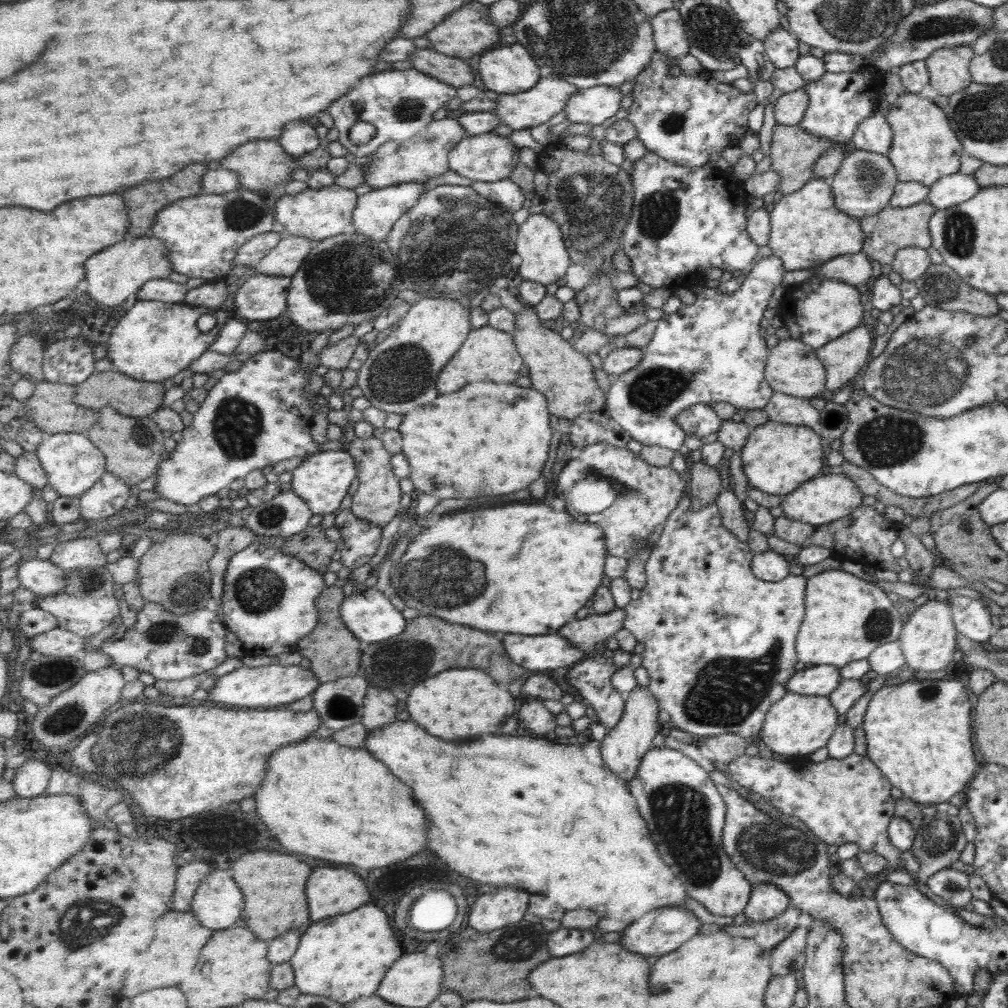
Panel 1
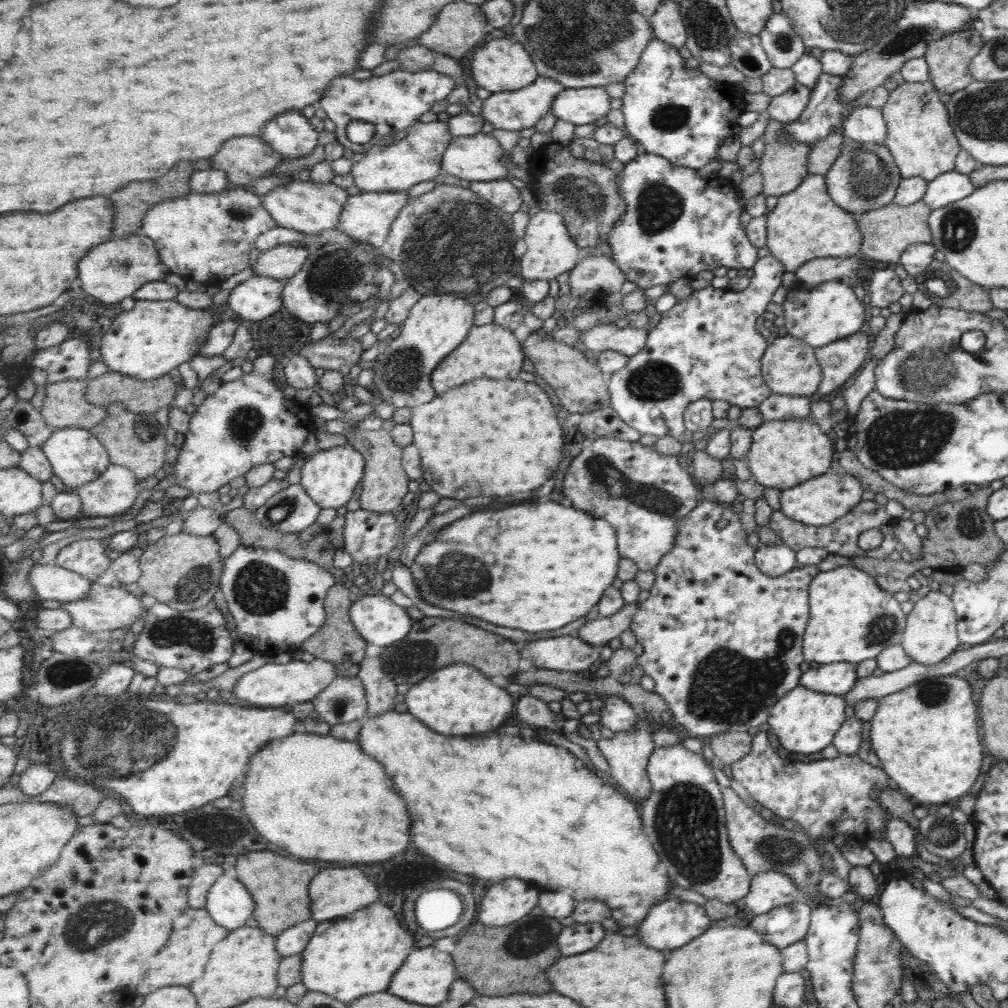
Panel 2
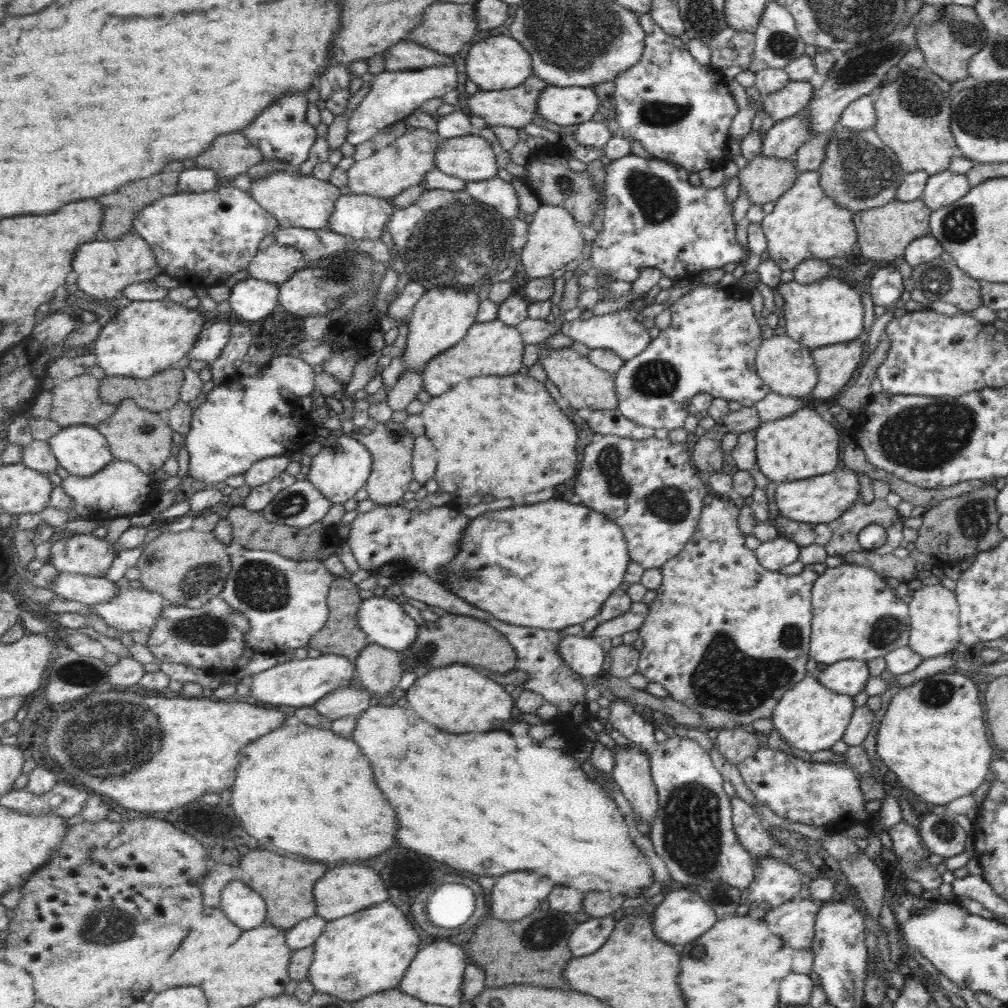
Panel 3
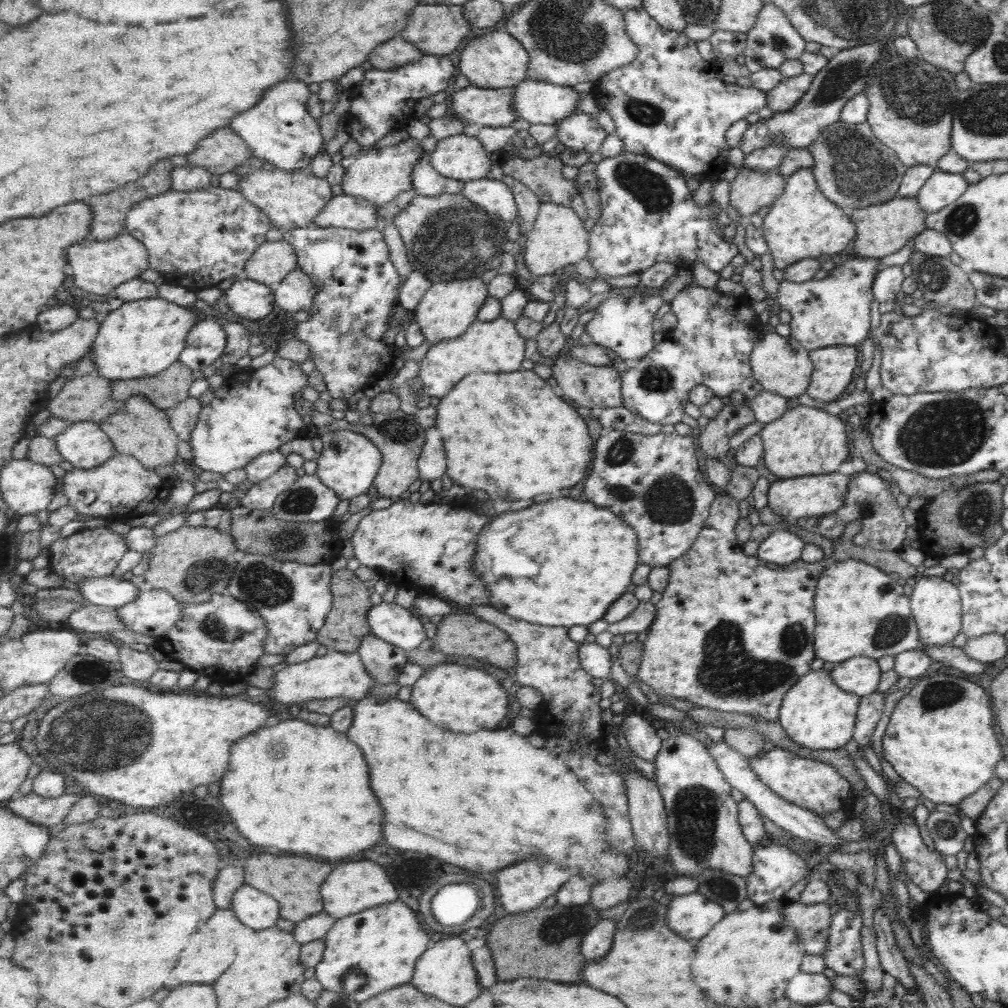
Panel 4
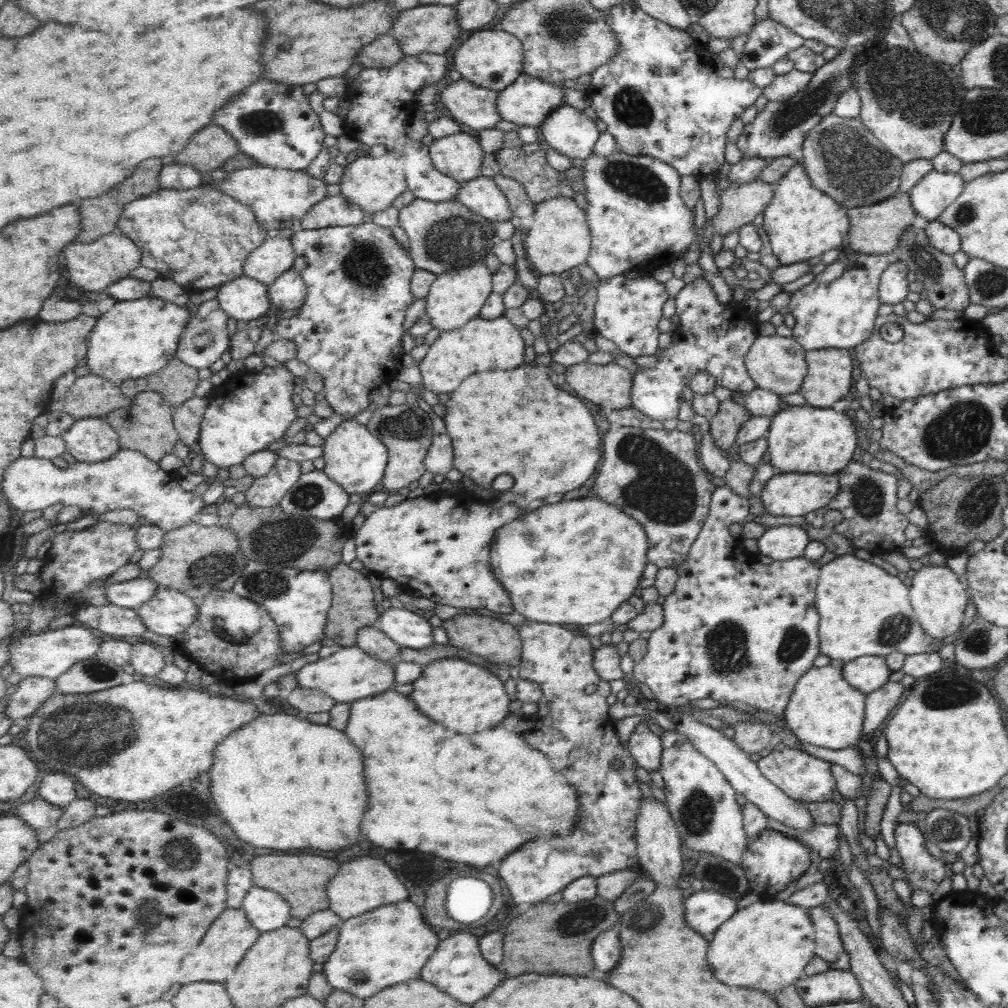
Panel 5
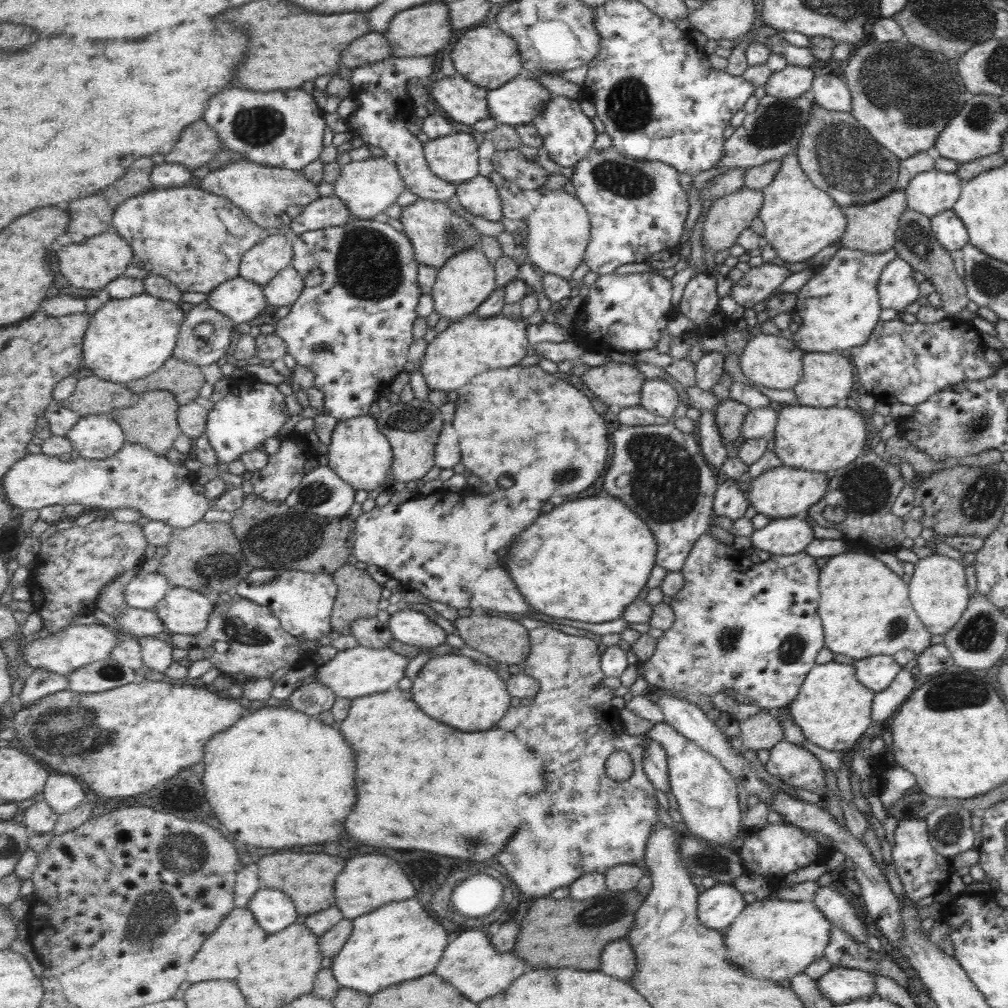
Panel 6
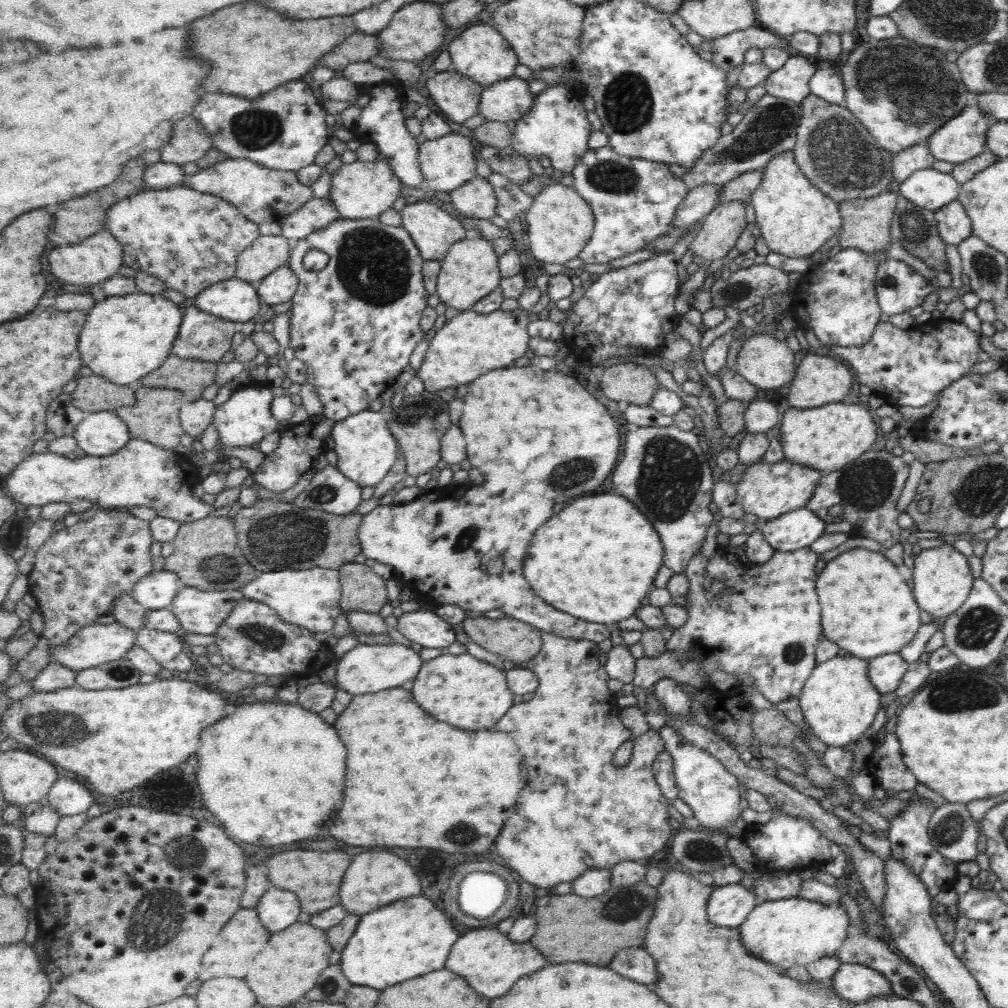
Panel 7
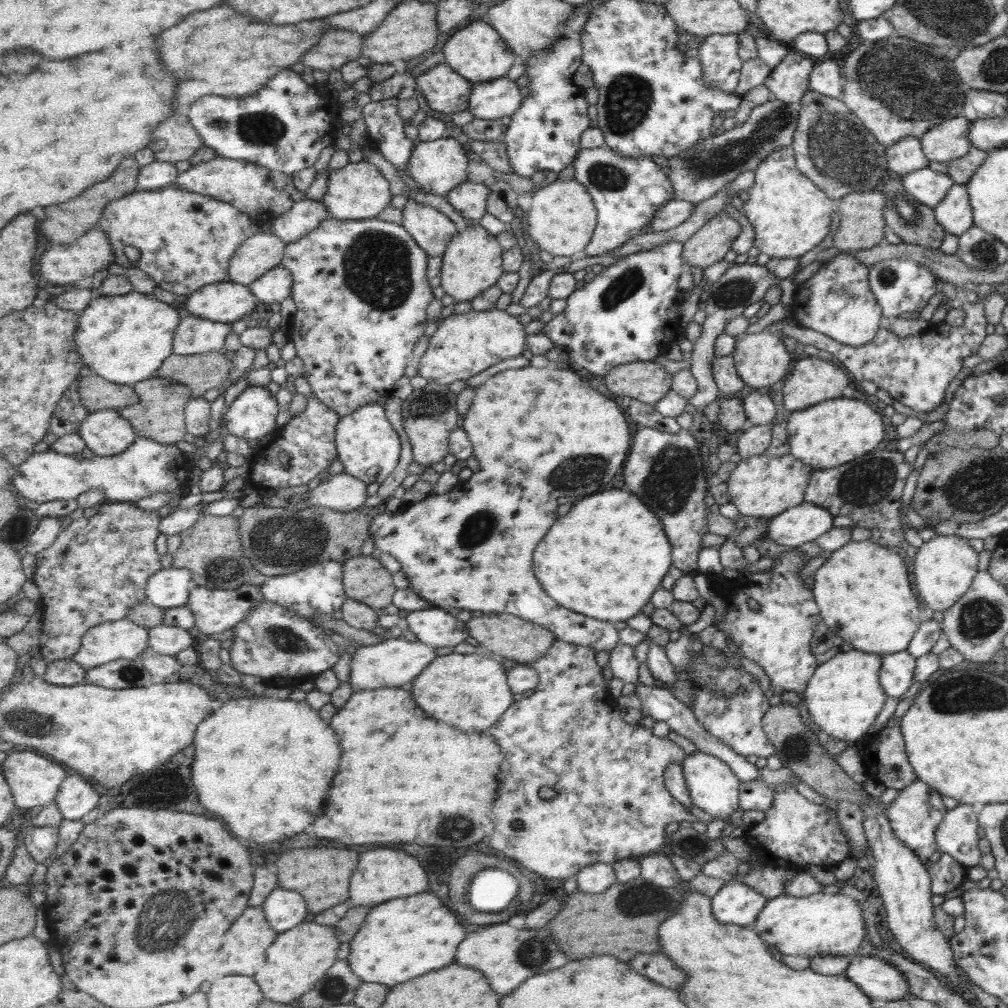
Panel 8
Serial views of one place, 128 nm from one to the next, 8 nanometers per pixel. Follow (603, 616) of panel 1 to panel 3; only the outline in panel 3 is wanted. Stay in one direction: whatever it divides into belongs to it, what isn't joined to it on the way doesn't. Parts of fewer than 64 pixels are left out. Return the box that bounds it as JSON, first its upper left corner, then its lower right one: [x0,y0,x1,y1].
[592,602,650,641]

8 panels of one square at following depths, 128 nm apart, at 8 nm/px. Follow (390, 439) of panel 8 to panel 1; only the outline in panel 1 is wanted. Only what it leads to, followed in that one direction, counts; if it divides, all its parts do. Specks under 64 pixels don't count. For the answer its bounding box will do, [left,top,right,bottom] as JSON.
[292,451,359,514]

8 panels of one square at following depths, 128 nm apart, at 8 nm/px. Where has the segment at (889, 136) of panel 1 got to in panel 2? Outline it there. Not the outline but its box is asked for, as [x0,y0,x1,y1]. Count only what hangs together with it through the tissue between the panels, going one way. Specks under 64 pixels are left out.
[843,105,887,144]

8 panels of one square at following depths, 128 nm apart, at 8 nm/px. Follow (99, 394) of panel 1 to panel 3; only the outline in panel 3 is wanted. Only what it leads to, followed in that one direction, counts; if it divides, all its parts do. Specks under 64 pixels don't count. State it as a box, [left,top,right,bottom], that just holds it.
[102,366,187,412]

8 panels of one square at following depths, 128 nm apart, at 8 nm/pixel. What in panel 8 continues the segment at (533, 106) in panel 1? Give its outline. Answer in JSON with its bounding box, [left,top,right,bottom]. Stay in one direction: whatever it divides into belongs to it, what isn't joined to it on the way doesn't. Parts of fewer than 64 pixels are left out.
[417,61,475,115]

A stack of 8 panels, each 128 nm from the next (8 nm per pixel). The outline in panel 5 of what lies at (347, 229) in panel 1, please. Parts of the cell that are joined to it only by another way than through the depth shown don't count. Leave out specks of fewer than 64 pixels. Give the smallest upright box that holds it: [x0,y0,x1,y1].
[216,164,330,231]

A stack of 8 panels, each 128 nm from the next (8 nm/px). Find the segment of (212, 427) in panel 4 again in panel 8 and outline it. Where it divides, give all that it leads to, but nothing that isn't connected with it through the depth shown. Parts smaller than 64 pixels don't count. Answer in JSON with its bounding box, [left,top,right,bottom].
[224,385,280,441]

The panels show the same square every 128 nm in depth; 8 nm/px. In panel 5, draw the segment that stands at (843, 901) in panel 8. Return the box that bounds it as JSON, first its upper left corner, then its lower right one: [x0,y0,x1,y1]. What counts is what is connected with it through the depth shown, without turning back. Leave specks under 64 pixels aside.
[708,899,815,996]

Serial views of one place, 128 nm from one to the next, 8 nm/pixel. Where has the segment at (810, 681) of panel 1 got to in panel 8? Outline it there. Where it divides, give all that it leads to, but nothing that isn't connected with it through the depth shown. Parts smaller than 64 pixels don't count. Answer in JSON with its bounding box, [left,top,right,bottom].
[880,650,916,698]

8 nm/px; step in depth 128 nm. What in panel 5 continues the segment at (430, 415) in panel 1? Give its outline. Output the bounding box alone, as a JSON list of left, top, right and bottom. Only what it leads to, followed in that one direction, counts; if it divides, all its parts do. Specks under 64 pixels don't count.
[445,364,604,498]

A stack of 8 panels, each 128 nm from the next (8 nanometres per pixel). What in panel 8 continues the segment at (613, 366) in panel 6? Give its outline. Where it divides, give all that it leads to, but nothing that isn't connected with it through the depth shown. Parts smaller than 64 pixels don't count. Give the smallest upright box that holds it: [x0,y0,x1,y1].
[605,361,675,405]

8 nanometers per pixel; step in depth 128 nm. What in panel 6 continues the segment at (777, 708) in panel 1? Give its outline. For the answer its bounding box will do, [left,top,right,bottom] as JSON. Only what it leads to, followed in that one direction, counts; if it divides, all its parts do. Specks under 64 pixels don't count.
[788,661,875,753]

